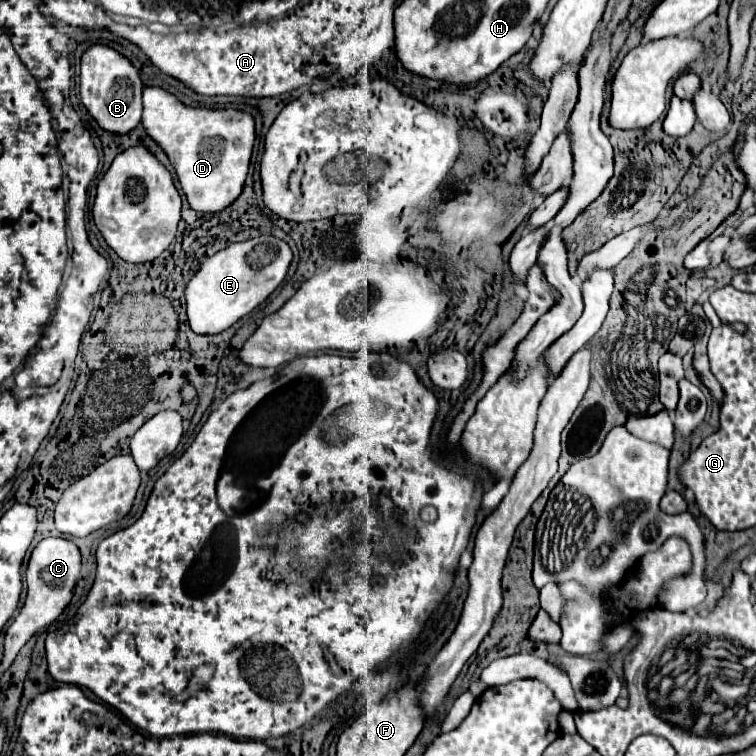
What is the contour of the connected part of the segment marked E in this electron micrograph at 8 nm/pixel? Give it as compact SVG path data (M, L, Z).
M257 236L213 254L189 280L185 290L191 330L201 336L215 336L233 326L239 318L265 302L283 282L291 258L291 248L273 236Z

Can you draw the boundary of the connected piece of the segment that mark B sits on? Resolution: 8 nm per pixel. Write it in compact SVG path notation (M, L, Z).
M95 44L81 58L79 96L89 116L109 134L129 134L141 120L141 78L135 66L109 46Z

